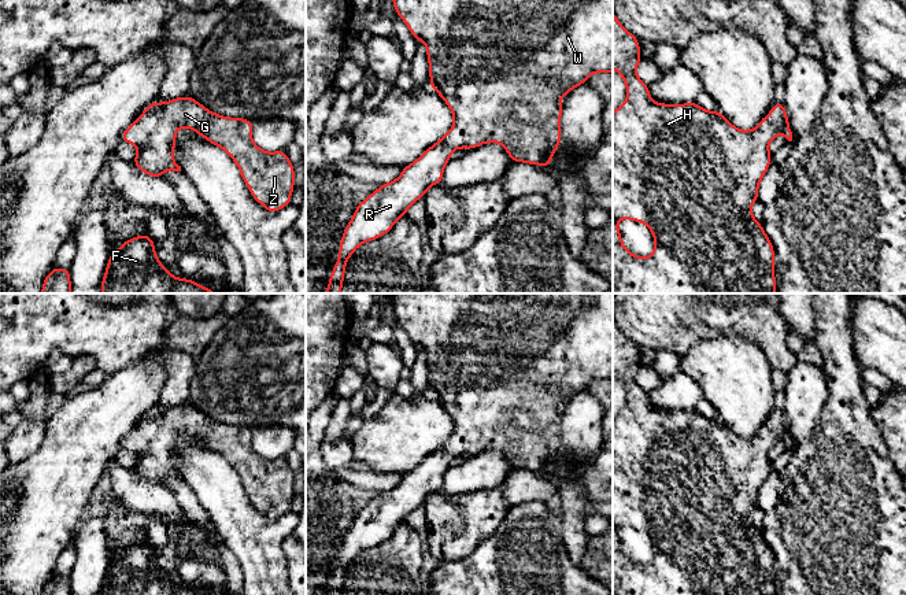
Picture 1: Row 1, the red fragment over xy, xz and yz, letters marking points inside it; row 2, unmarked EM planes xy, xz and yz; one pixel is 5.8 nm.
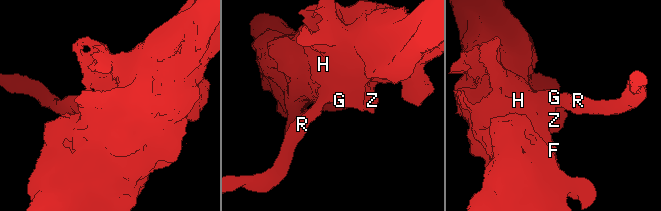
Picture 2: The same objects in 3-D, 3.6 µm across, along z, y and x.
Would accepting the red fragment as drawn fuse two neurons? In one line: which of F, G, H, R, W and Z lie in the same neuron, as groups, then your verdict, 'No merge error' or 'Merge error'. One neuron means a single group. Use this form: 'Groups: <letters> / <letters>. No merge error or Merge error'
Groups: F G H R W Z. No merge error

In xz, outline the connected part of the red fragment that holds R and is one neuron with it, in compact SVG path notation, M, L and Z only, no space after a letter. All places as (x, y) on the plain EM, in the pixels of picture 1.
M389 293L393 307L393 315L406 329L415 348L426 351L429 367L430 395L433 395L447 410L454 422L454 432L447 441L436 451L429 454L415 469L403 474L402 481L392 489L382 491L369 502L354 520L352 526L343 539L339 554L340 563L329 584L329 595L341 595L348 565L363 550L376 547L388 540L396 528L406 522L407 515L418 506L424 505L426 498L443 487L443 478L451 461L458 455L473 457L485 450L499 450L504 454L513 469L524 469L539 473L551 473L551 463L561 448L561 422L562 411L559 406L567 402L576 393L585 391L593 380L613 380L613 293Z

